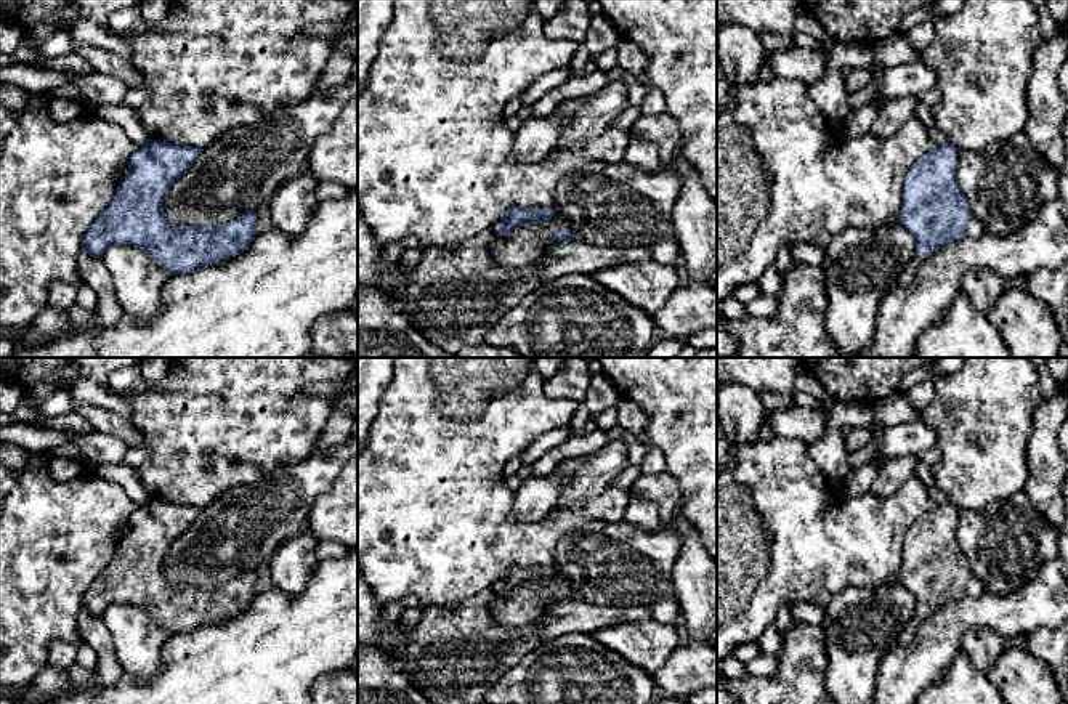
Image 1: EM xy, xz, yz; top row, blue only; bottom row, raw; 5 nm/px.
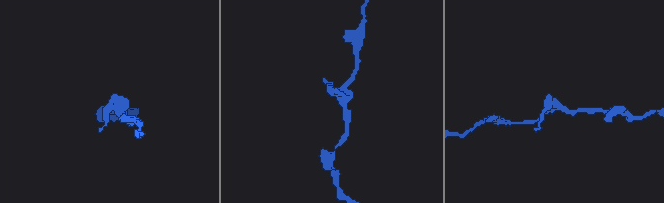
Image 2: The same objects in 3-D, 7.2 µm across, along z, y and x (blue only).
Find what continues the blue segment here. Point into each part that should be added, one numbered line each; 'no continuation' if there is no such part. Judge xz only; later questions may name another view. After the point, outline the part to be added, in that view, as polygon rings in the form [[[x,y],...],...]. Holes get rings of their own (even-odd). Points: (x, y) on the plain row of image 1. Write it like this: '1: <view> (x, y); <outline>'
no continuation

